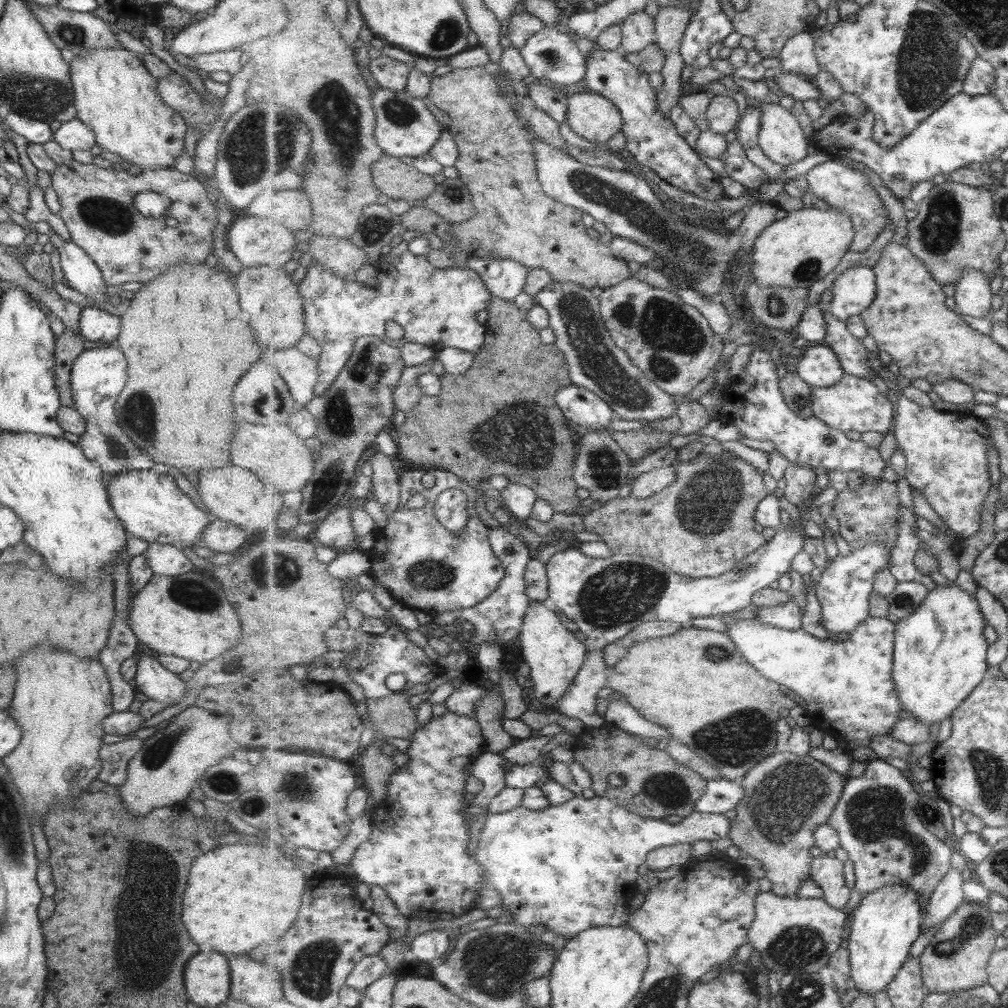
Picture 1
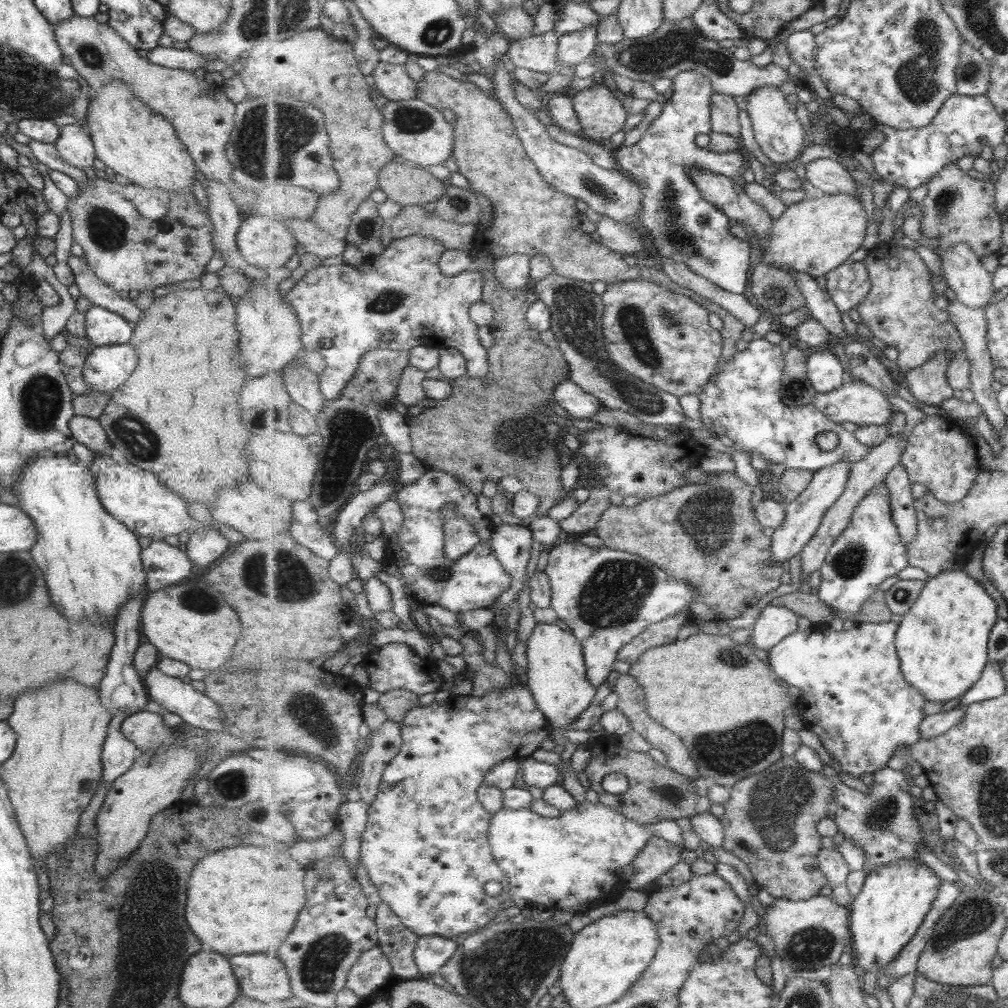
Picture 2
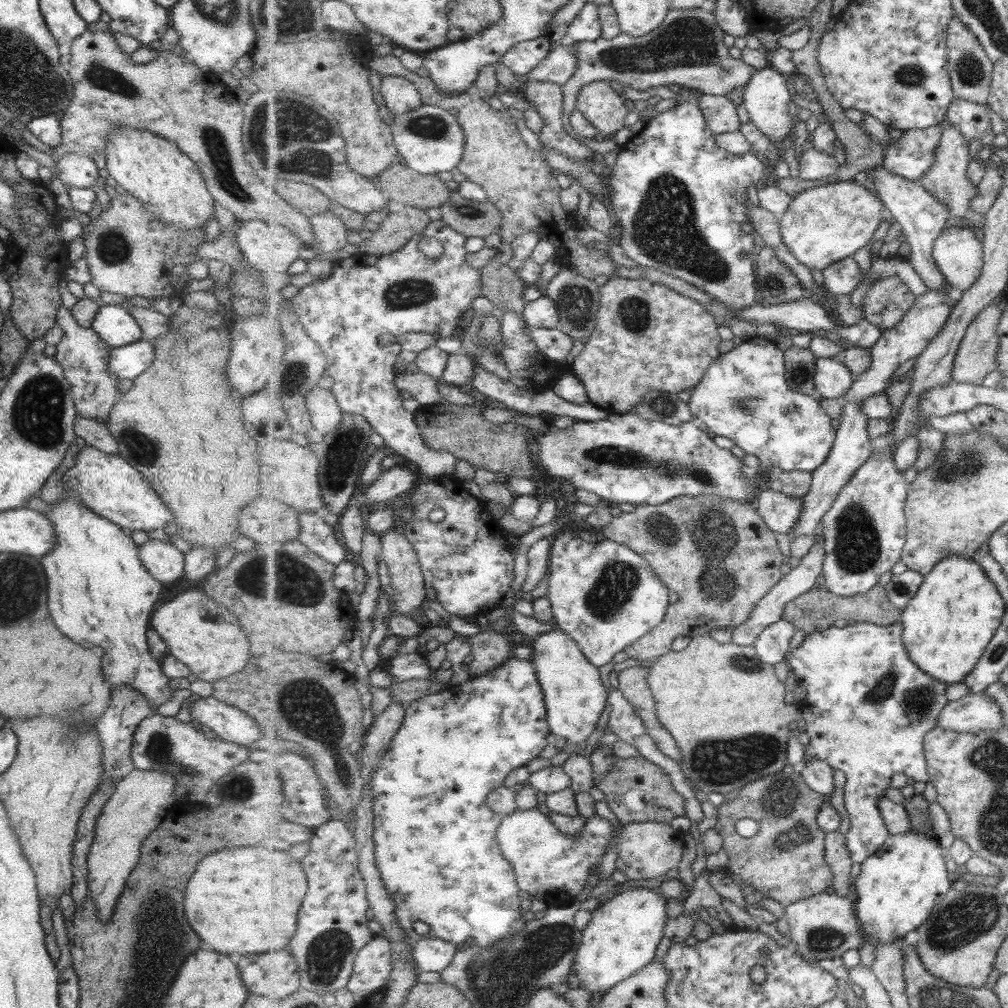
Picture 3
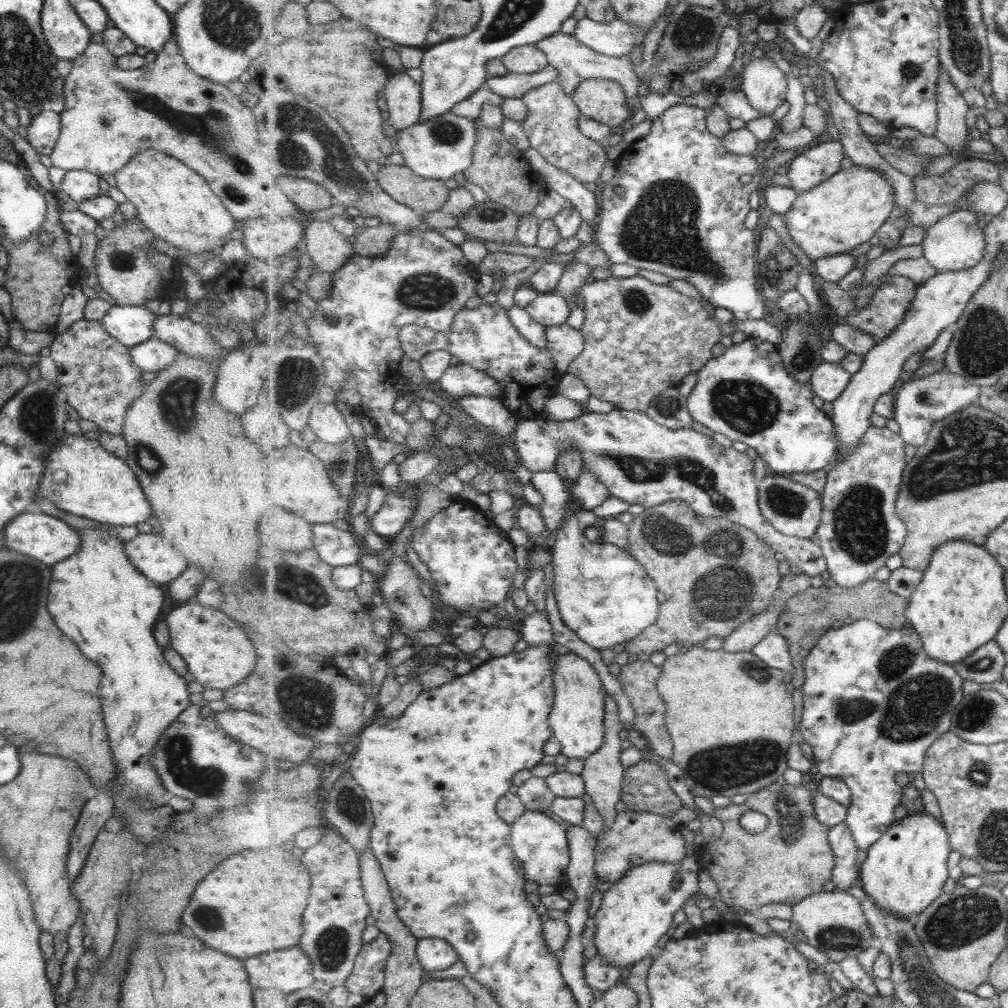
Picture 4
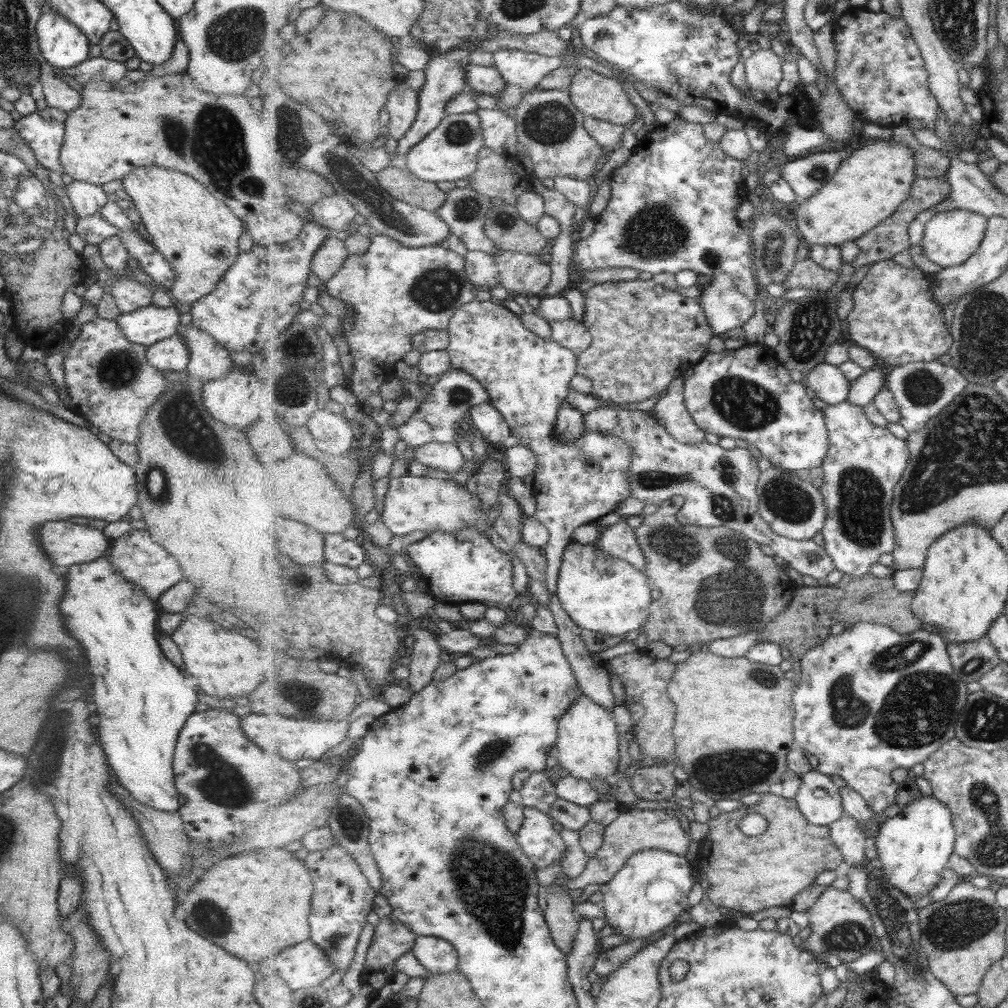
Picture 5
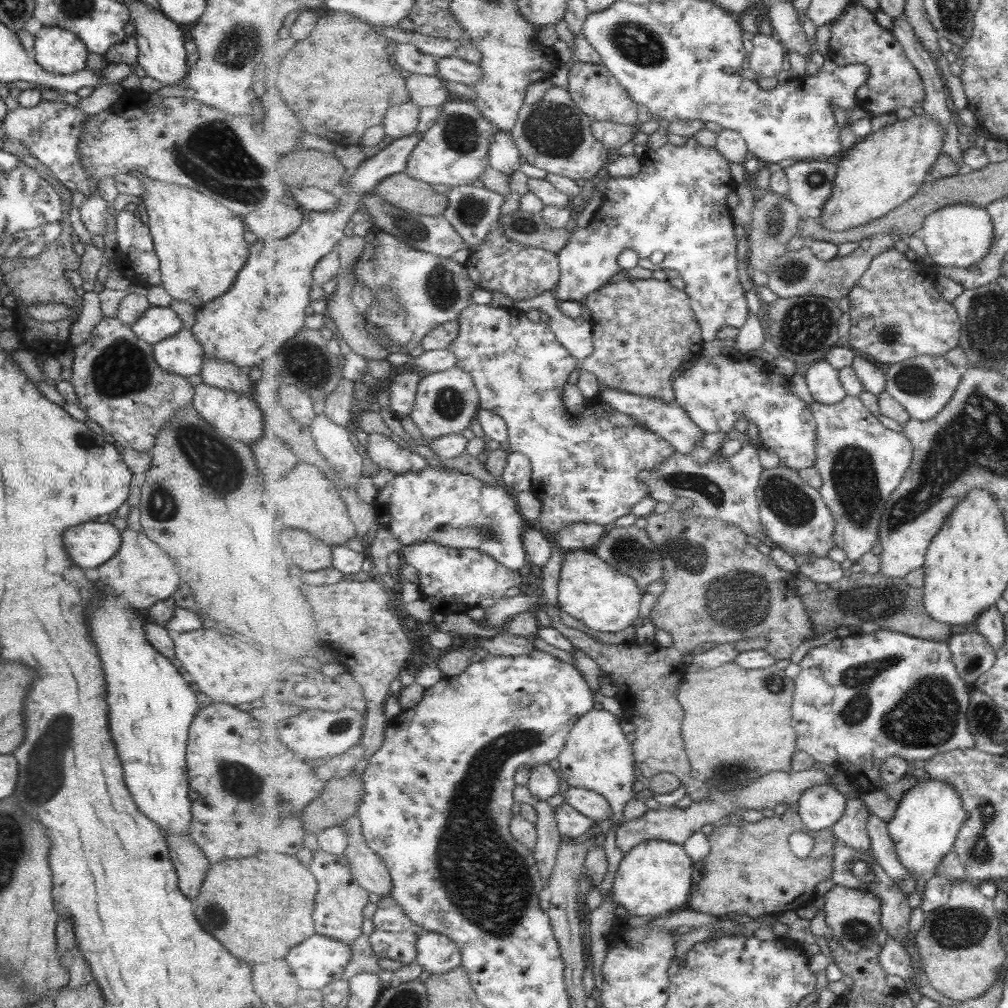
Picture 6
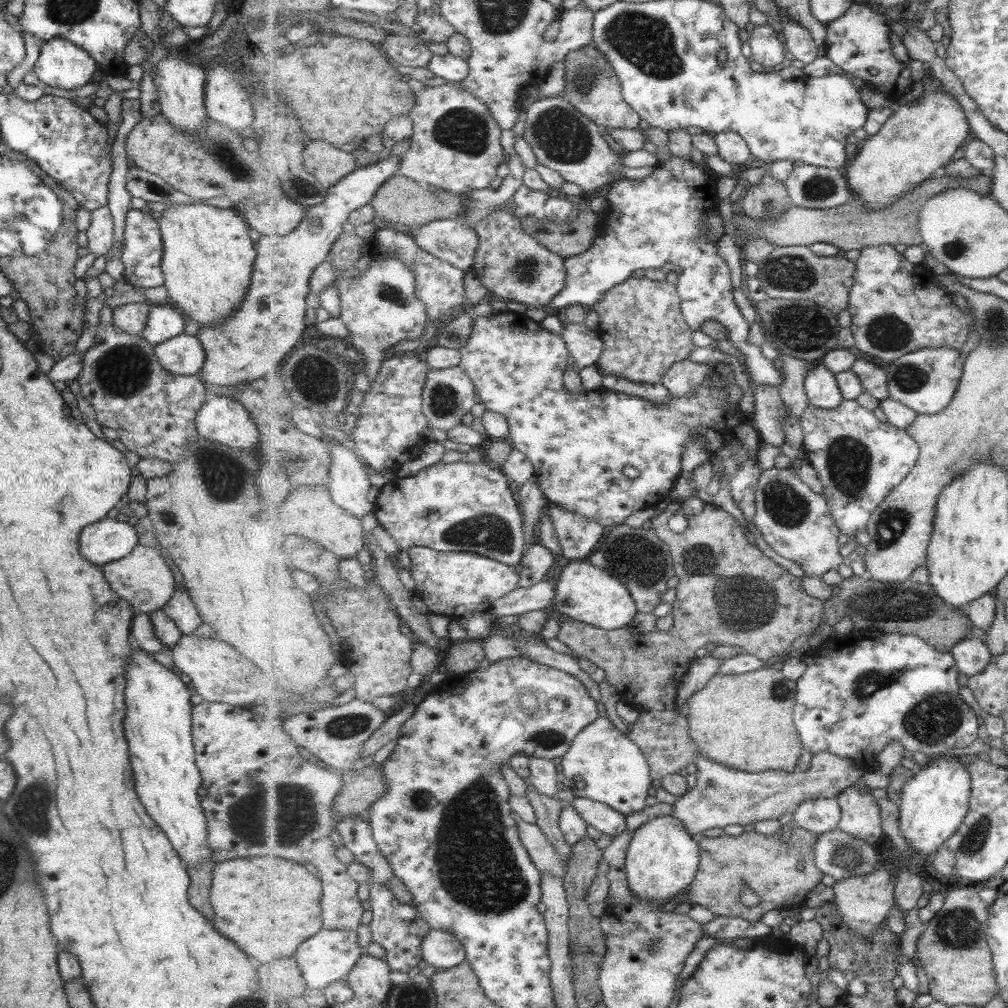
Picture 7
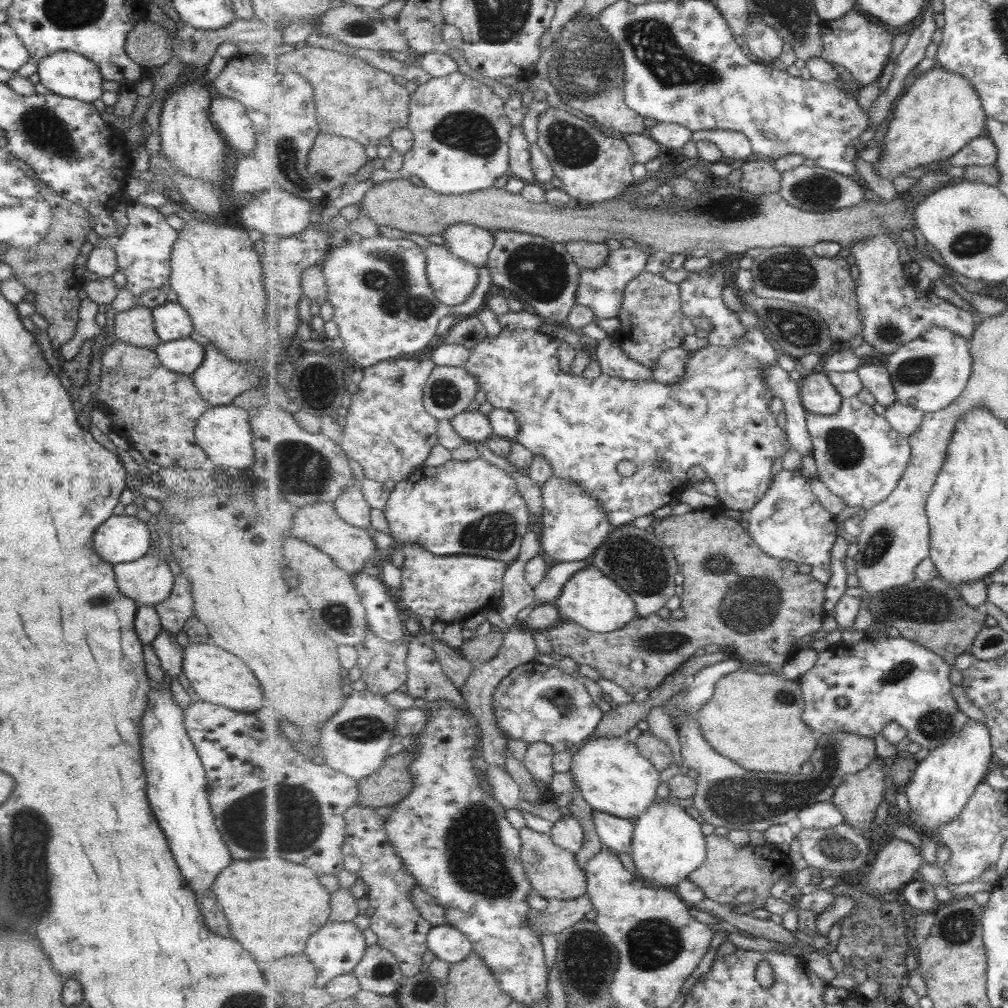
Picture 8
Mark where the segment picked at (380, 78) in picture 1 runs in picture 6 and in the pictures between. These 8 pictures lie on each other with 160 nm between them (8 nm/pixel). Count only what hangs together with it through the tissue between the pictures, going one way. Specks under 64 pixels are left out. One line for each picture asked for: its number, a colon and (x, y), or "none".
2: (392, 80)
3: (400, 95)
4: (403, 95)
5: (403, 106)
6: (401, 121)

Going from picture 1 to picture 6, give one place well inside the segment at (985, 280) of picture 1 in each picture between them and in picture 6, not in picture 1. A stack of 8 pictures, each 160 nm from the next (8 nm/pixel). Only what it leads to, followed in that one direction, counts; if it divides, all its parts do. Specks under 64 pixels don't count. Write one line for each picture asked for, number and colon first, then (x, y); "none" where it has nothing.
2: (966, 275)
3: (959, 253)
4: (957, 242)
5: (951, 238)
6: (958, 235)

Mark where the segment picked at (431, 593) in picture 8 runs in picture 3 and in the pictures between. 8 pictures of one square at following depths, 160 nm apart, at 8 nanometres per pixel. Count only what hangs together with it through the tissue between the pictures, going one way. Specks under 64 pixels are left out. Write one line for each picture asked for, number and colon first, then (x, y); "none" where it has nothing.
3: (467, 558)
4: (472, 563)
5: (460, 567)
6: (454, 580)
7: (449, 583)

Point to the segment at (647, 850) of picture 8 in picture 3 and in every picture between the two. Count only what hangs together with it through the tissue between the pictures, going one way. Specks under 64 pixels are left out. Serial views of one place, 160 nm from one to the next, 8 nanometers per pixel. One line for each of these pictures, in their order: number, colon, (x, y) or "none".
3: (622, 938)
4: (636, 912)
5: (628, 910)
6: (655, 878)
7: (663, 859)

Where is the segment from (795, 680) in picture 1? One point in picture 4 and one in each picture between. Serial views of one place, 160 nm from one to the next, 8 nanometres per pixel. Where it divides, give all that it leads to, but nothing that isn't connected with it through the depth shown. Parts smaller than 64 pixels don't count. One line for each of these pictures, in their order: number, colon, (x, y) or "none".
2: (858, 702)
3: (868, 709)
4: (866, 737)

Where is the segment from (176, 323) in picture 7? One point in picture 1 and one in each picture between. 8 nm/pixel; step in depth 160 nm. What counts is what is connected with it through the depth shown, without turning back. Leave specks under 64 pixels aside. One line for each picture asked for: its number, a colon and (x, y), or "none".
1: (97, 325)
2: (102, 328)
3: (114, 325)
4: (129, 325)
5: (144, 326)
6: (156, 323)

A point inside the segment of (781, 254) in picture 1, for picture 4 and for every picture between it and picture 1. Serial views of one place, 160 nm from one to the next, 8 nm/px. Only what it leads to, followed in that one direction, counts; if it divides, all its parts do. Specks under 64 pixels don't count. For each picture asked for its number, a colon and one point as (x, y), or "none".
2: (815, 236)
3: (825, 224)
4: (833, 218)

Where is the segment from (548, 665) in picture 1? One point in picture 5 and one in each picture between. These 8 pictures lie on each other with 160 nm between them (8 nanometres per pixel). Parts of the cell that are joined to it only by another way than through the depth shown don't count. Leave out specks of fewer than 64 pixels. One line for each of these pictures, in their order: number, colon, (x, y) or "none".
2: (557, 675)
3: (575, 696)
4: (577, 719)
5: (588, 747)

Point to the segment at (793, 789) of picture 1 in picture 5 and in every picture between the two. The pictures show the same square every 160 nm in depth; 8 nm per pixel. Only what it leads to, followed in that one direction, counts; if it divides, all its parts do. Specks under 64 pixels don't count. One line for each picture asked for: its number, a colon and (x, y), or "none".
2: (771, 821)
3: (785, 860)
4: (792, 858)
5: (746, 873)

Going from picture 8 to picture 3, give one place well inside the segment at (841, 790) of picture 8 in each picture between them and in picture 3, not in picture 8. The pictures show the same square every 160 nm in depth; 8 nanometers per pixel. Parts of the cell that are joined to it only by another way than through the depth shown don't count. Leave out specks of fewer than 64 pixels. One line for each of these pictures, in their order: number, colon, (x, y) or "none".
3: (838, 856)
4: (847, 870)
5: (847, 833)
6: (851, 829)
7: (861, 815)

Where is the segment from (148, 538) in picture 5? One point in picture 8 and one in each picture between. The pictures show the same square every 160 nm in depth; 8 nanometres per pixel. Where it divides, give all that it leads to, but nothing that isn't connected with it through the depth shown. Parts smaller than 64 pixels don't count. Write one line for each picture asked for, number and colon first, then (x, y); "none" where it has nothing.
6: (139, 574)
7: (142, 579)
8: (148, 580)

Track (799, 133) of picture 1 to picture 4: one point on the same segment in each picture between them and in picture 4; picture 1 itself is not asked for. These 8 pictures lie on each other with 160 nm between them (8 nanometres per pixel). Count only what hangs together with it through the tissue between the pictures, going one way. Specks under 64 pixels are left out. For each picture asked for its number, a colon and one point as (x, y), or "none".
2: (779, 134)
3: (767, 99)
4: (765, 85)

